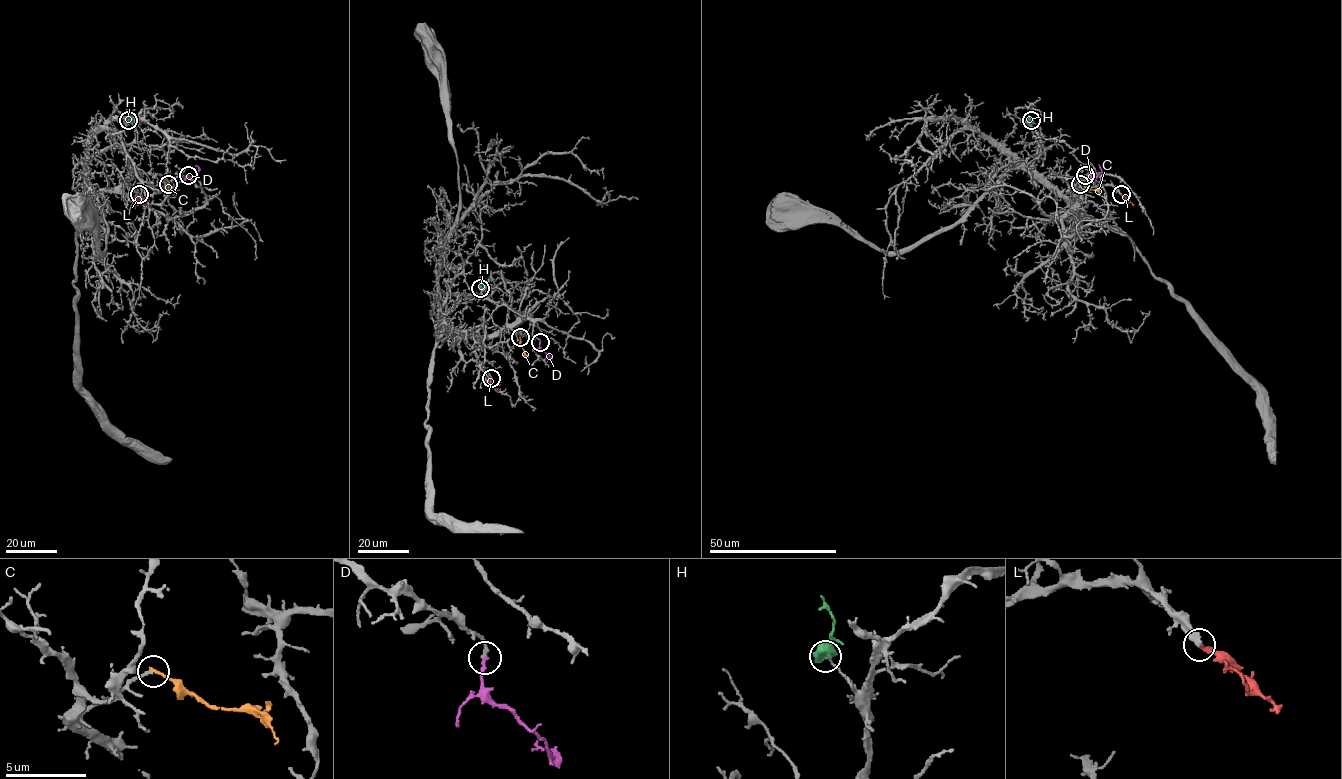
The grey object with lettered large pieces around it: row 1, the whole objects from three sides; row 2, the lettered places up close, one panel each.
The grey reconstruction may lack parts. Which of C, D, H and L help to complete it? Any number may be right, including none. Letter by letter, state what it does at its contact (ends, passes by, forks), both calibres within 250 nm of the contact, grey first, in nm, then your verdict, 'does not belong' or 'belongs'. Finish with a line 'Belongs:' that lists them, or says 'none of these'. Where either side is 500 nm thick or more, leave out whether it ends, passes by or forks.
C: it ends; calibres 170 and 200 nm; does not belong
D: it ends; calibres 220 and 220 nm; belongs
H: calibres 120 and 550 nm; does not belong
L: it ends; calibres 320 and 240 nm; does not belong
Belongs: D

